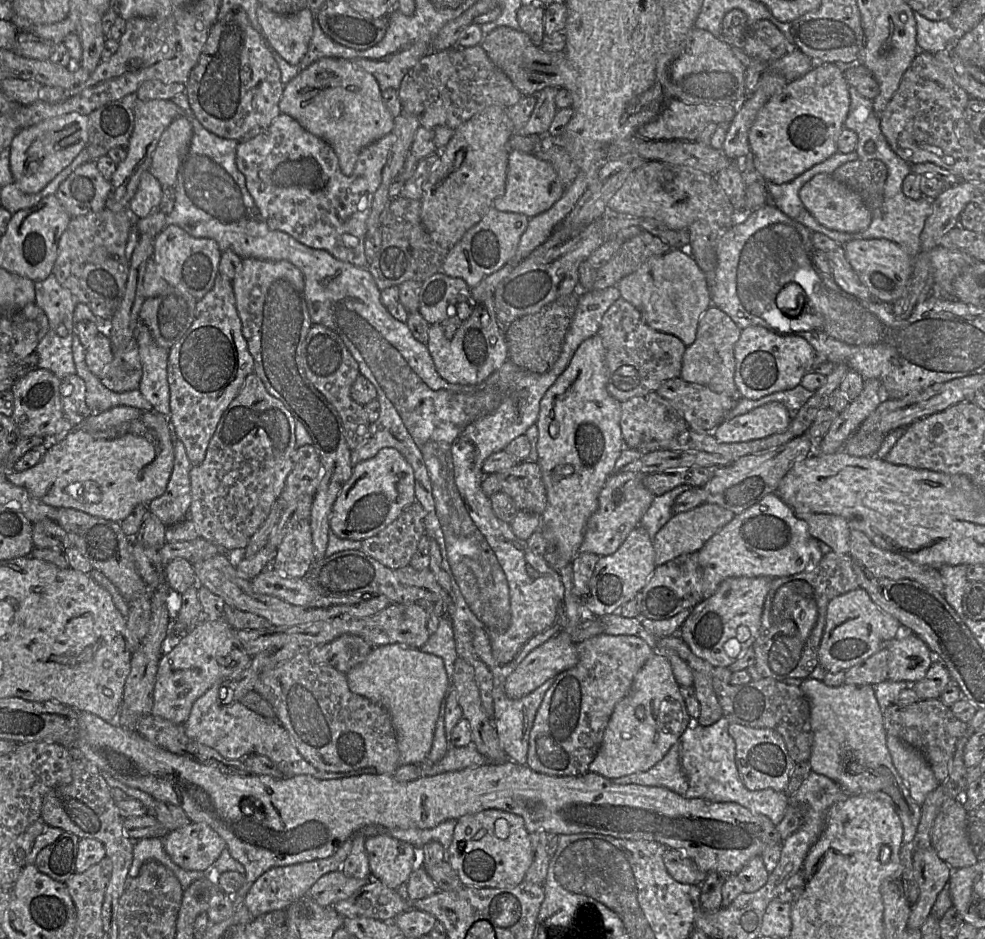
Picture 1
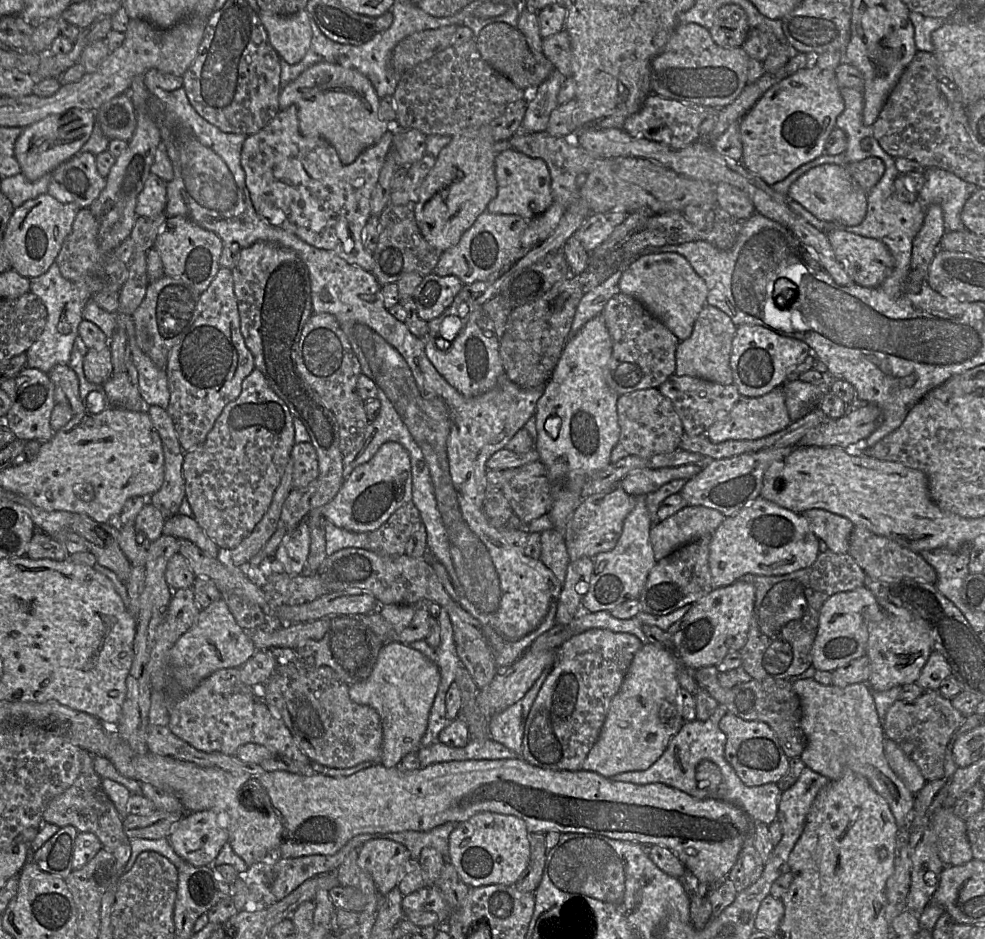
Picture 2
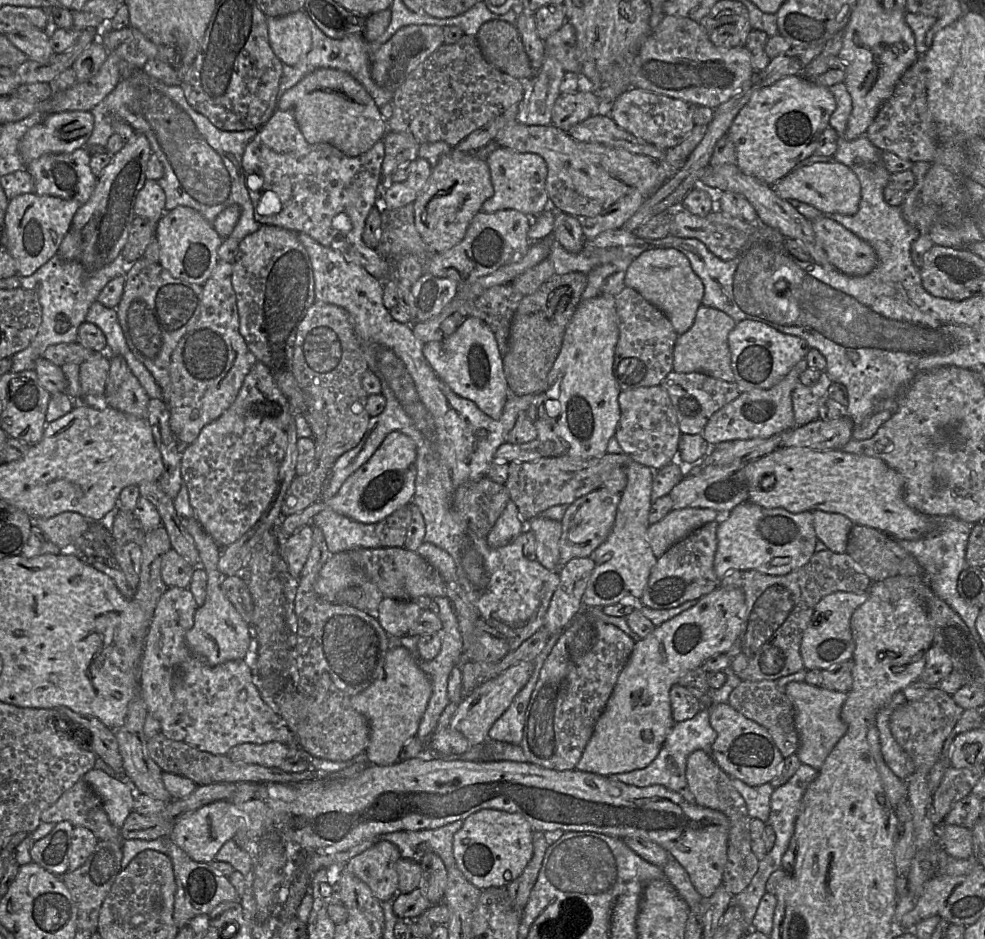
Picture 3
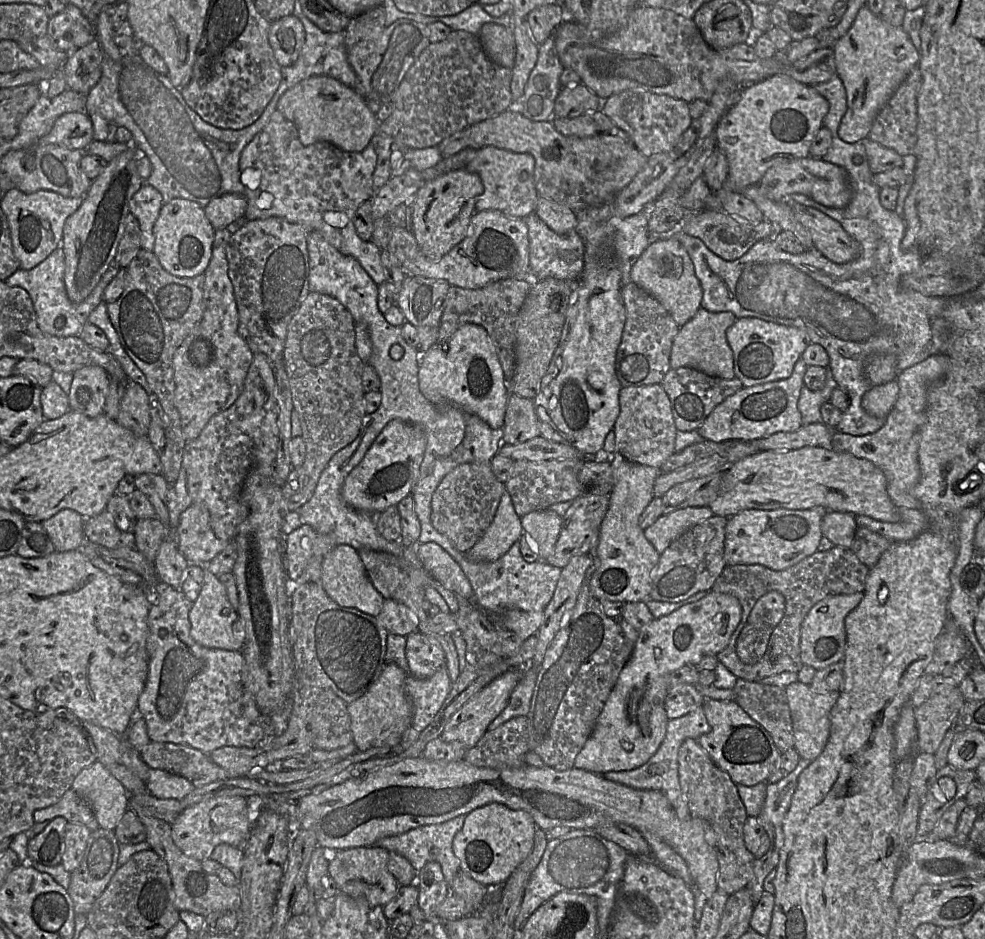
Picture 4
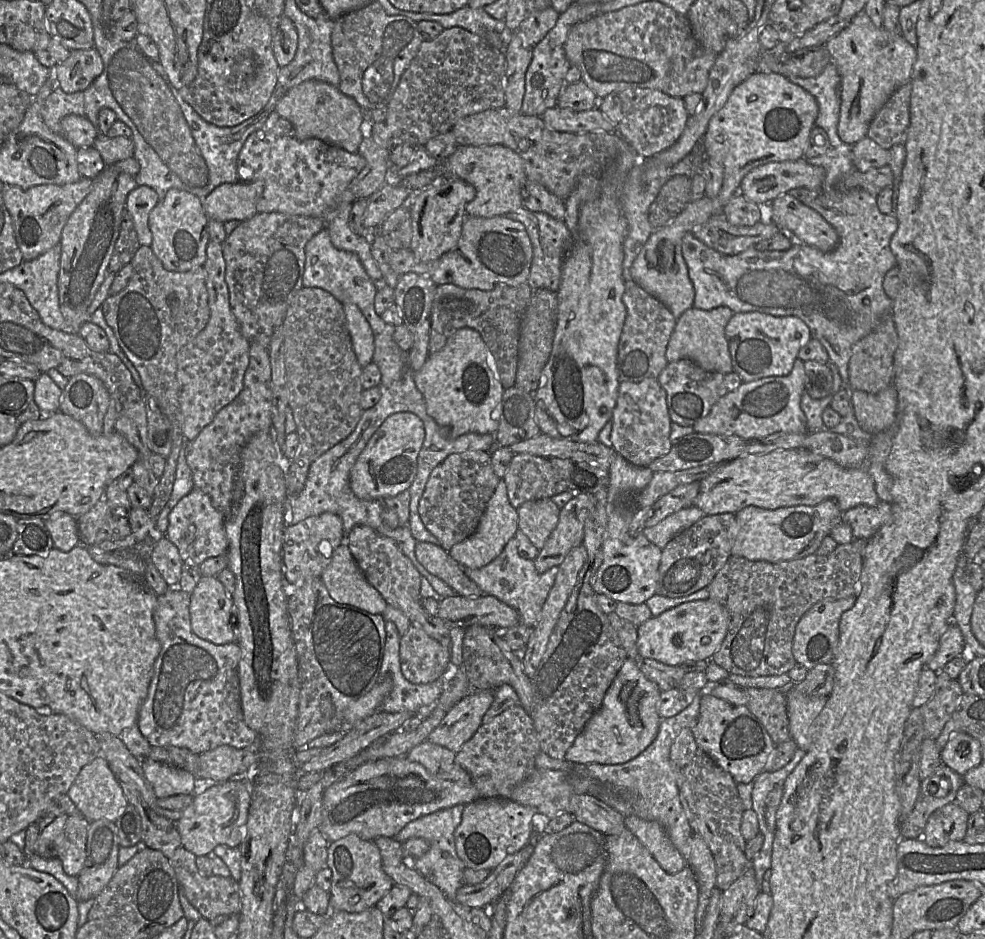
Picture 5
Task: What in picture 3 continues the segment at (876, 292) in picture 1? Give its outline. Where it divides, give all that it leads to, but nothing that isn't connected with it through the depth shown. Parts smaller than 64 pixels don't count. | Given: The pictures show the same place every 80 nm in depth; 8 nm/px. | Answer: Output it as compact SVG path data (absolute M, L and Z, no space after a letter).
M817 218L812 220L811 224L818 242L834 268L849 276L864 276L875 268L877 255L868 242L830 218Z

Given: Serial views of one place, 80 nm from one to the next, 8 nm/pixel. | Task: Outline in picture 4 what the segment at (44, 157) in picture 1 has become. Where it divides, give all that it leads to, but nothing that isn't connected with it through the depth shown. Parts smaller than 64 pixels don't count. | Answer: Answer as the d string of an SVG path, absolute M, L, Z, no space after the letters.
M85 112L61 115L51 131L41 137L39 145L55 144L70 150L85 150L93 140L93 125Z

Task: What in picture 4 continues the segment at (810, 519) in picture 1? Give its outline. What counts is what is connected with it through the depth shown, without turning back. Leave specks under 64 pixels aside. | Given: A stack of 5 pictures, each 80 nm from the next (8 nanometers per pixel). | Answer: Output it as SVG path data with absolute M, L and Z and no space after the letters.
M827 511L821 522L823 536L835 546L850 548L857 529L855 516L848 512Z

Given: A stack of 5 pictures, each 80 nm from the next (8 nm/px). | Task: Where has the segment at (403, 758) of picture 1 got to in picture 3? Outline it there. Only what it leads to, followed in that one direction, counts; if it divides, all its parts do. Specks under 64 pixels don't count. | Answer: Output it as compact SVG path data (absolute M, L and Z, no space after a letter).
M401 645L391 647L386 655L383 676L350 697L352 708L365 716L369 723L370 739L364 753L371 765L387 766L399 761L401 749L417 734L431 694L431 680L410 651Z

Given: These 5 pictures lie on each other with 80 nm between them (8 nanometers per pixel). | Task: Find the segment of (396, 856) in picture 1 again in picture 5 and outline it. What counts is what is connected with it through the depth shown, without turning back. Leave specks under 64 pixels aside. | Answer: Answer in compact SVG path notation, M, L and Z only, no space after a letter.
M356 834L329 843L327 867L332 873L330 911L359 913L375 907L395 885L383 870L382 857L376 844Z

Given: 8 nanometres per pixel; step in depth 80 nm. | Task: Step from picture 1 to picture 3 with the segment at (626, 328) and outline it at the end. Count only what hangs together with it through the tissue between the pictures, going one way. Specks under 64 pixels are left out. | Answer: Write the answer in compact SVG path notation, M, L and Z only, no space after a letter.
M625 287L615 296L619 338L613 373L621 390L660 385L673 370L674 346L679 336L667 316L640 293Z

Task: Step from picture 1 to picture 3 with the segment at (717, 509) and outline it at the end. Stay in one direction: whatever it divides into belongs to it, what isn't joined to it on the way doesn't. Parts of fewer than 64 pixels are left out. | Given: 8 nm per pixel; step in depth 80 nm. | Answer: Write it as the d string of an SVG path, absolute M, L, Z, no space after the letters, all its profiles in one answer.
M683 508L672 510L663 519L648 527L647 538L655 557L660 558L671 546L706 523L715 520L720 523L723 517L722 513L709 508Z

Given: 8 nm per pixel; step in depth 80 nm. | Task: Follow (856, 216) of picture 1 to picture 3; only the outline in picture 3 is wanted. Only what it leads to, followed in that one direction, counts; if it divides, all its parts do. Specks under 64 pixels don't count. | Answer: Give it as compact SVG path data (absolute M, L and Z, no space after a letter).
M818 162L794 168L782 179L771 185L774 192L784 200L797 200L823 213L854 215L859 210L861 184L856 174L842 163Z

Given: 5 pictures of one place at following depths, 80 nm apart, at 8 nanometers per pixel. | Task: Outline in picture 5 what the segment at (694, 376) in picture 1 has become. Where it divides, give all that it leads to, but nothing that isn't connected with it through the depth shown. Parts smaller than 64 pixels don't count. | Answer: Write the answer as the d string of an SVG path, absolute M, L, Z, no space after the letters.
M726 306L711 310L692 307L677 319L675 329L670 337L666 358L668 363L680 359L690 359L704 370L727 374L734 370L725 328L734 312Z

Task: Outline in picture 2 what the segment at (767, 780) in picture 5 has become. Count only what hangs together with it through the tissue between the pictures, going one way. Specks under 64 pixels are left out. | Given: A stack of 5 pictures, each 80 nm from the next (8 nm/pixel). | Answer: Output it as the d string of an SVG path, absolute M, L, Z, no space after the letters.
M806 766L797 781L782 792L777 813L782 838L772 851L777 871L781 864L784 866L788 863L789 855L803 832L813 801L829 781L827 777Z

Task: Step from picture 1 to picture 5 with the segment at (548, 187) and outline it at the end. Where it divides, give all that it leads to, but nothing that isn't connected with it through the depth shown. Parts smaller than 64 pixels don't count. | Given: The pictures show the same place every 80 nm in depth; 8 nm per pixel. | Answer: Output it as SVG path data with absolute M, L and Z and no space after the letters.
M459 145L444 161L445 177L462 179L474 186L476 195L466 205L468 216L494 217L514 212L523 206L523 190L527 182L523 160L509 147Z

